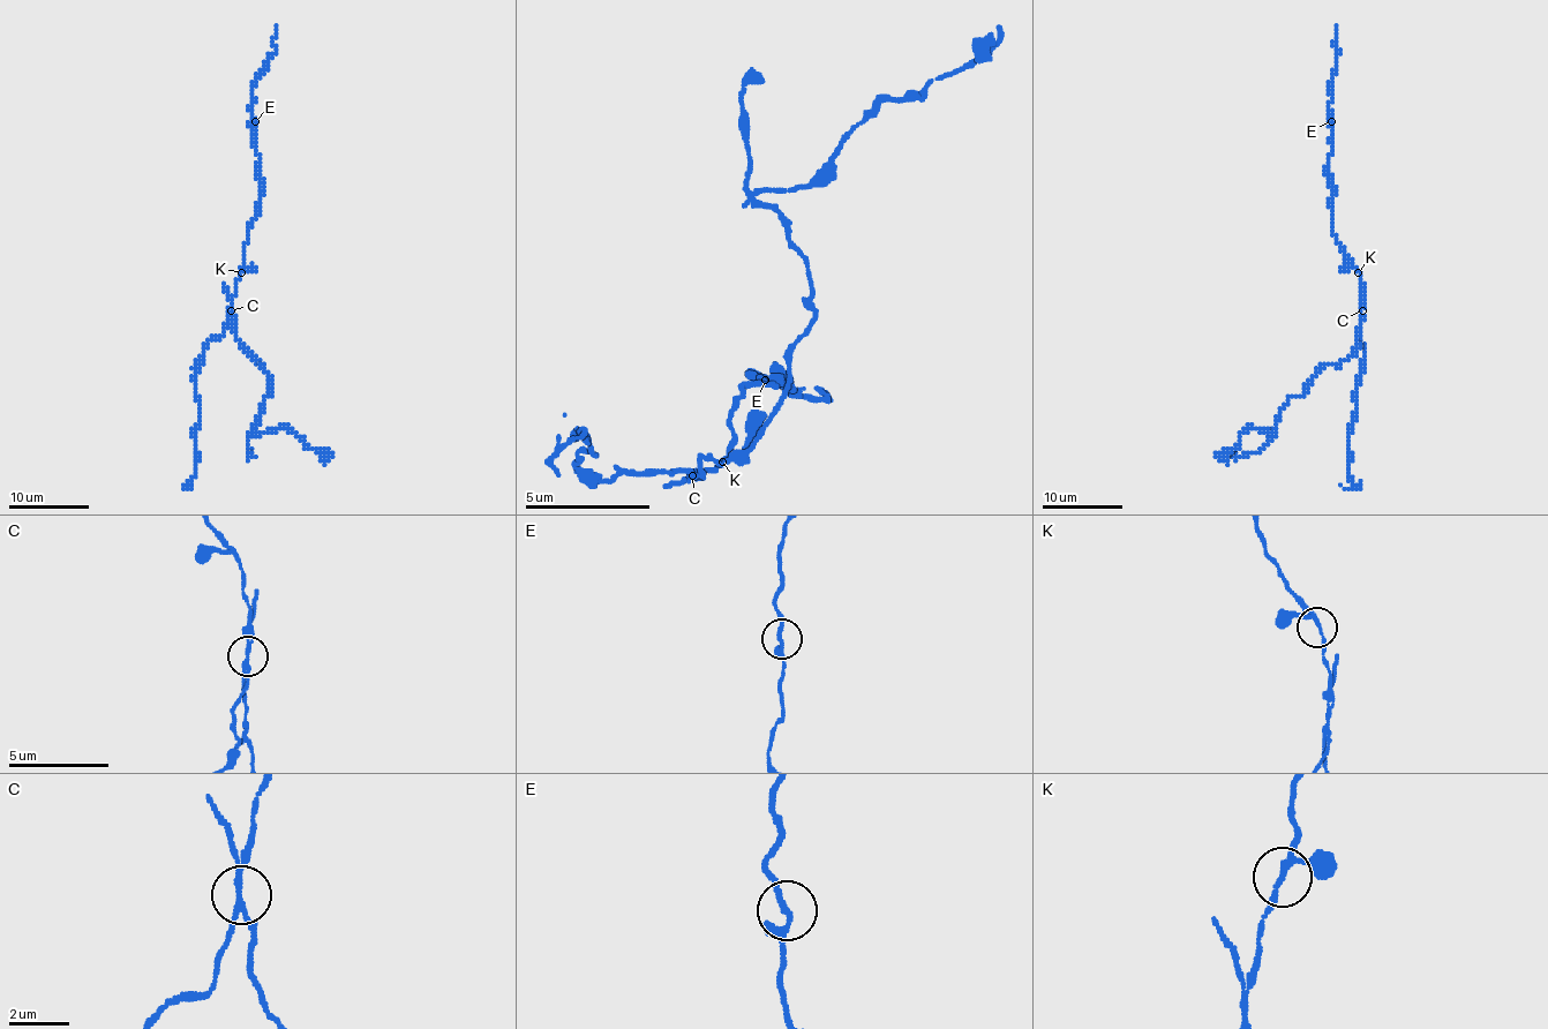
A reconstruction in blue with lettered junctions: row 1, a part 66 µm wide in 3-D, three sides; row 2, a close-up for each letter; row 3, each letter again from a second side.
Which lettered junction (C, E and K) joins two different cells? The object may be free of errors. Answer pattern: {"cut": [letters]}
{"cut": ["C"]}

